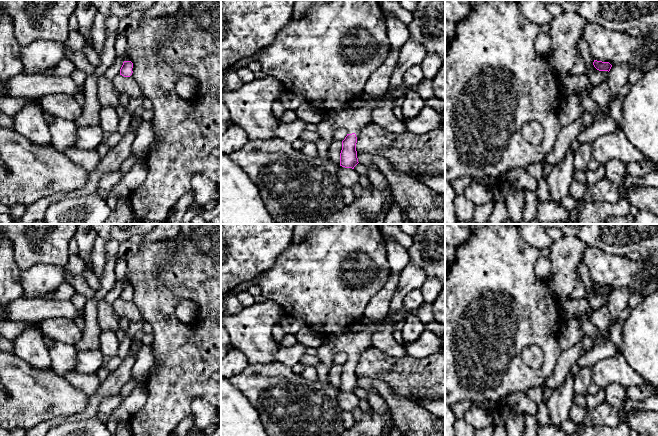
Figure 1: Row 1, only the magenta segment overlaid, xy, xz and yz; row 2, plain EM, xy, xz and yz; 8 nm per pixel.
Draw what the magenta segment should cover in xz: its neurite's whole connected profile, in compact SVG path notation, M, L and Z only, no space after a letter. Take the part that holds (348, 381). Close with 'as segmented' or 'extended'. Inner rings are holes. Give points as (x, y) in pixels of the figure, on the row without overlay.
M403 310L396 311L388 314L384 320L372 323L364 331L351 332L347 330L323 337L322 345L317 348L316 356L319 362L331 367L334 365L334 356L337 353L343 352L348 357L342 365L340 390L354 393L359 387L356 375L357 362L360 354L372 346L372 334L380 327L395 326L397 322L405 320L408 315Z; extended

